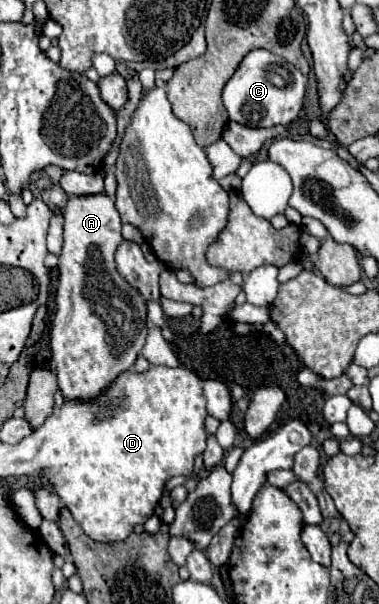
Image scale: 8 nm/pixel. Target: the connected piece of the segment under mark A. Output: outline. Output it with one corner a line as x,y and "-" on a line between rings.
103,193
91,197
69,197
67,207
63,209
63,217
65,243
59,257
57,311
51,329
51,353
63,397
95,397
99,389
105,389
123,369
129,369
135,363
147,337
147,309
145,299
117,273
113,263
115,249
123,241
115,203

